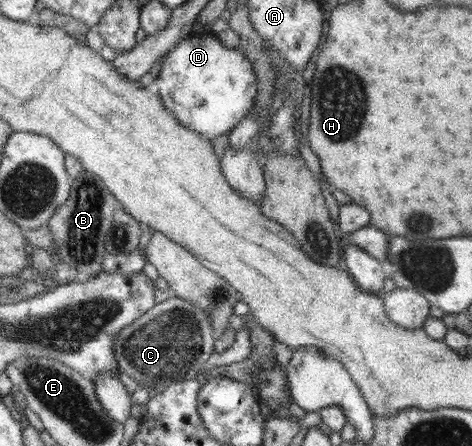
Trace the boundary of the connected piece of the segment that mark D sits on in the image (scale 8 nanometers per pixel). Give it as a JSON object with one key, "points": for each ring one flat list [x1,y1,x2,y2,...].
{"points":[[190,34,163,60,158,82,161,98,183,126,201,136,217,138,229,132,255,105,258,79,240,48,225,47,216,34]]}

